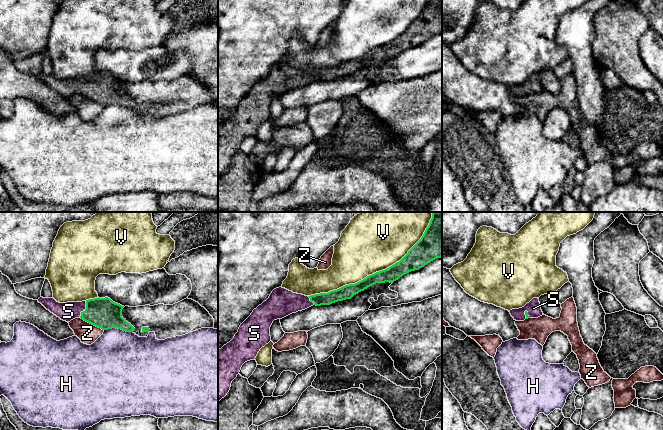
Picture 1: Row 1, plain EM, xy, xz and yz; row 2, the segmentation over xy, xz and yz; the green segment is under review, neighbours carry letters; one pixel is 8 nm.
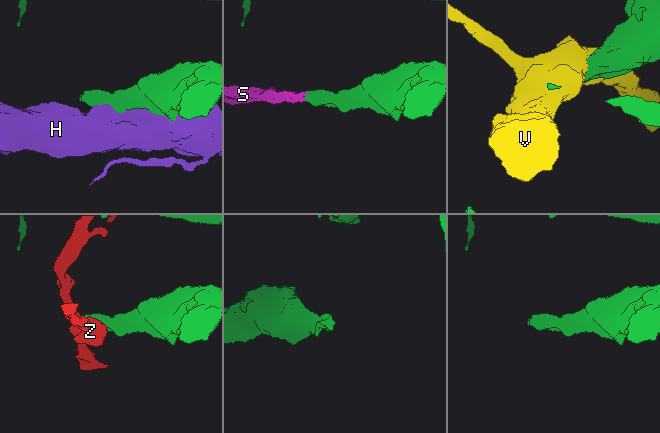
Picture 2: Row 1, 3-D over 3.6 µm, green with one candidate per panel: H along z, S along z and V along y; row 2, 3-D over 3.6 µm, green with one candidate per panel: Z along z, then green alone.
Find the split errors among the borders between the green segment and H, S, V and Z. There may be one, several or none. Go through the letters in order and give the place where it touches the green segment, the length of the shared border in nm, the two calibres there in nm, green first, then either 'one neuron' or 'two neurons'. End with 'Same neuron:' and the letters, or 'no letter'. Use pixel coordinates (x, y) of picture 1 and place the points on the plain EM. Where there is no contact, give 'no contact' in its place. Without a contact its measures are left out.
H: contact xy (118, 104); length 240 nm; calibres 240 and 460 nm; two neurons
S: contact xy (85, 85); length 150 nm; calibres 240 and 150 nm; one neuron
V: contact xz (372, 50); length 1150 nm; calibres 120 and 420 nm; two neurons
Z: contact xy (92, 100); length 220 nm; calibres 240 and 160 nm; two neurons
Same neuron: S

